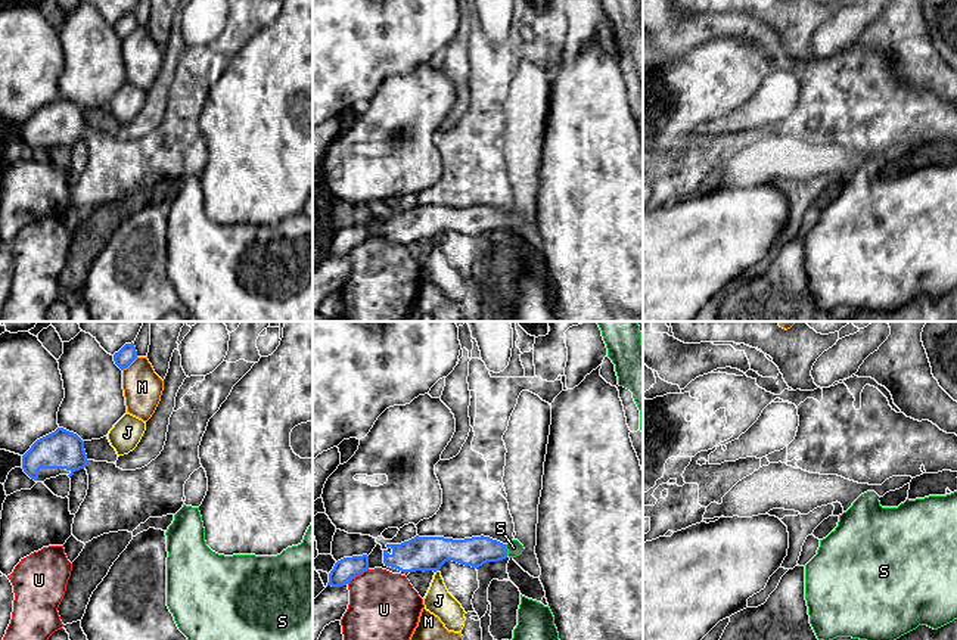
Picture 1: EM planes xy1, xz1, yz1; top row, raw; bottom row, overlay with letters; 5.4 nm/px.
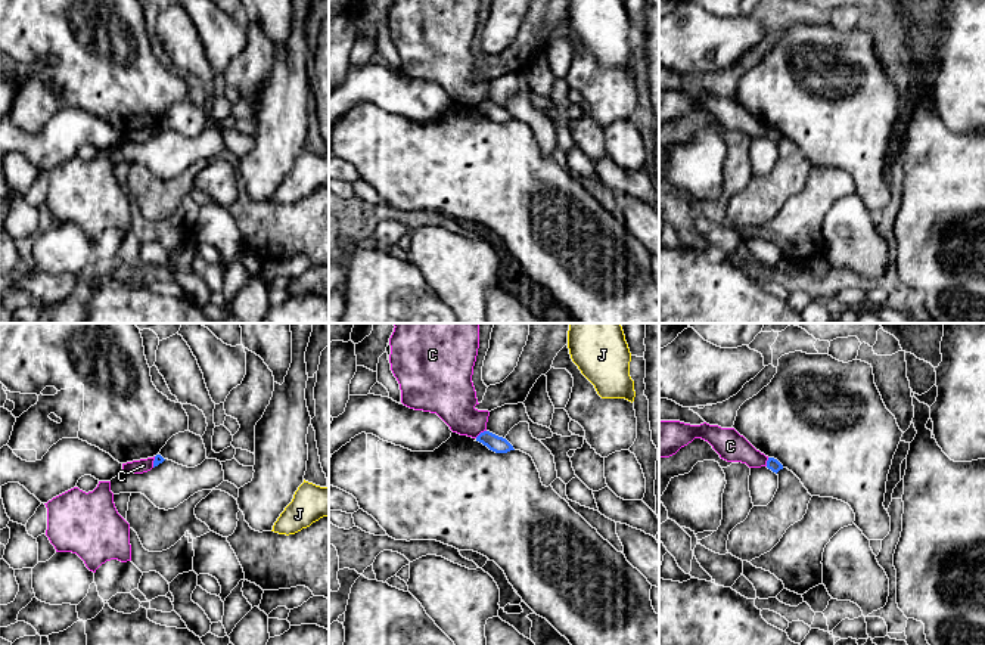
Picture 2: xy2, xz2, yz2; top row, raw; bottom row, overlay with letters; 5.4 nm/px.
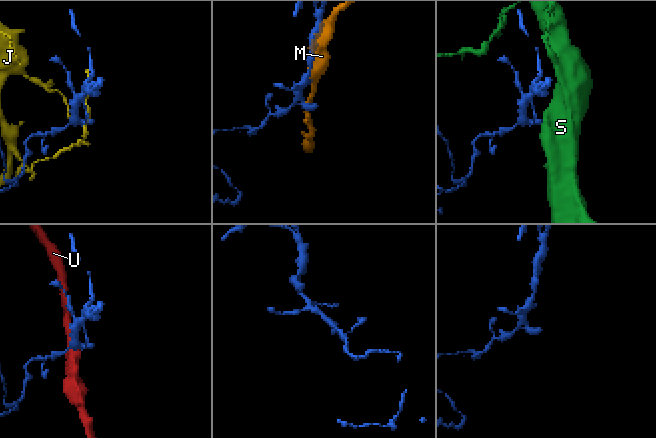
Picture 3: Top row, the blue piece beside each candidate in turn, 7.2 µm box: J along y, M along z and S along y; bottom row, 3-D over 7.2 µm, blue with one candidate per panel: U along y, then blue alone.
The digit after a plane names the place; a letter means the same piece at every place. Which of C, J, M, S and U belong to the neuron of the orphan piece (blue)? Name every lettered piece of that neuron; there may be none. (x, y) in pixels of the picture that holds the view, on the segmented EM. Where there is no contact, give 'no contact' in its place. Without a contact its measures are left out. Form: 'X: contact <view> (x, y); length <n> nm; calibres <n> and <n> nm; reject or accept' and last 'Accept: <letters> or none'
C: contact xz2 (481, 433); length 80 nm; calibres 90 and 260 nm; reject
J: contact xz1 (437, 569); length 30 nm; calibres 190 and 150 nm; reject
M: contact xy1 (130, 363); length 120 nm; calibres 100 and 220 nm; reject
S: contact xz1 (506, 550); length 70 nm; calibres 160 and 80 nm; accept
U: contact xz1 (357, 574); length 140 nm; calibres 120 and 360 nm; reject
Accept: S

